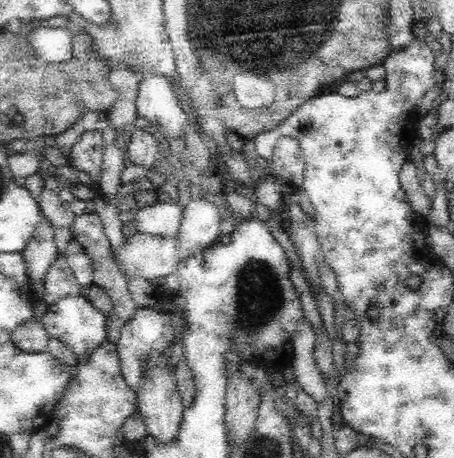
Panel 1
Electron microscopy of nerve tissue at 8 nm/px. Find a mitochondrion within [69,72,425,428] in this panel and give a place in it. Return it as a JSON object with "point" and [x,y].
{"point":[259,298]}

